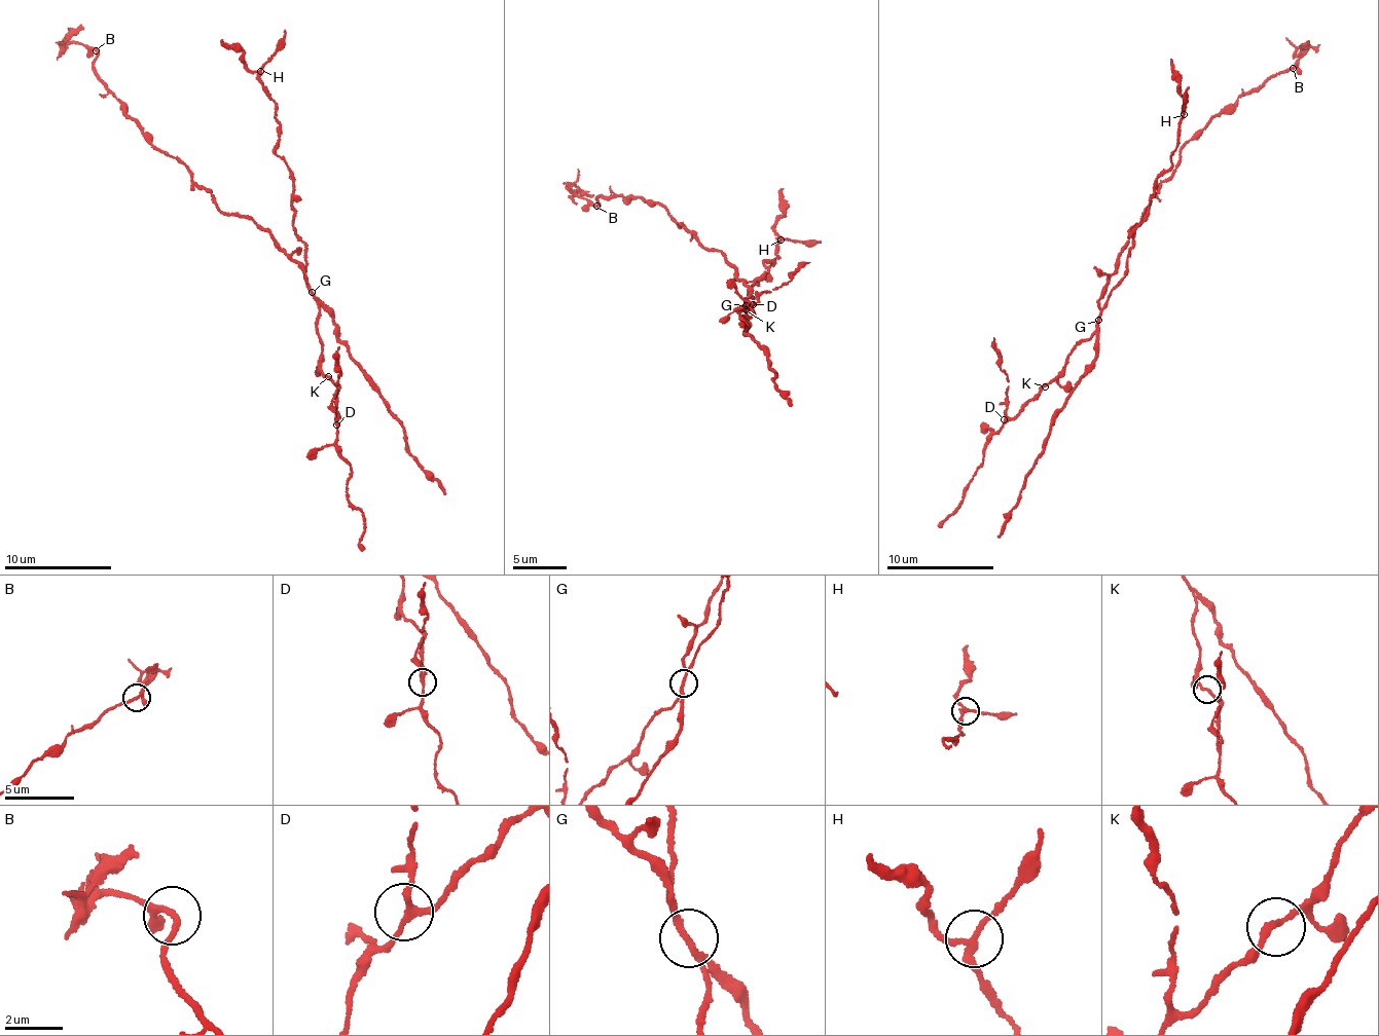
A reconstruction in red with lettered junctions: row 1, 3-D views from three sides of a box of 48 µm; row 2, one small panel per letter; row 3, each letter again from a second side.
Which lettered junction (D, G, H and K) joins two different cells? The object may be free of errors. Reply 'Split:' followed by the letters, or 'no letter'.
Split: G

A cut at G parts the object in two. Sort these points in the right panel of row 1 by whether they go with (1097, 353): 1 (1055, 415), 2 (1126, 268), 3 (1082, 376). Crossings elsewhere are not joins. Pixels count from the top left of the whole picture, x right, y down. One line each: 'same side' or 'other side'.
1: same side
2: other side
3: same side

